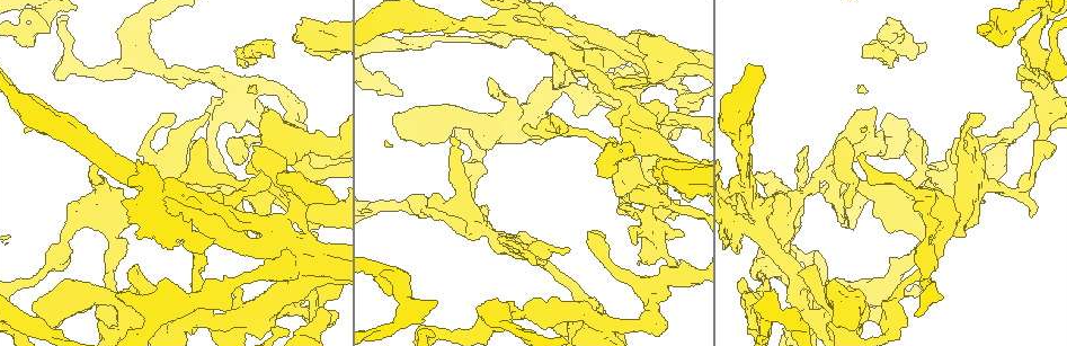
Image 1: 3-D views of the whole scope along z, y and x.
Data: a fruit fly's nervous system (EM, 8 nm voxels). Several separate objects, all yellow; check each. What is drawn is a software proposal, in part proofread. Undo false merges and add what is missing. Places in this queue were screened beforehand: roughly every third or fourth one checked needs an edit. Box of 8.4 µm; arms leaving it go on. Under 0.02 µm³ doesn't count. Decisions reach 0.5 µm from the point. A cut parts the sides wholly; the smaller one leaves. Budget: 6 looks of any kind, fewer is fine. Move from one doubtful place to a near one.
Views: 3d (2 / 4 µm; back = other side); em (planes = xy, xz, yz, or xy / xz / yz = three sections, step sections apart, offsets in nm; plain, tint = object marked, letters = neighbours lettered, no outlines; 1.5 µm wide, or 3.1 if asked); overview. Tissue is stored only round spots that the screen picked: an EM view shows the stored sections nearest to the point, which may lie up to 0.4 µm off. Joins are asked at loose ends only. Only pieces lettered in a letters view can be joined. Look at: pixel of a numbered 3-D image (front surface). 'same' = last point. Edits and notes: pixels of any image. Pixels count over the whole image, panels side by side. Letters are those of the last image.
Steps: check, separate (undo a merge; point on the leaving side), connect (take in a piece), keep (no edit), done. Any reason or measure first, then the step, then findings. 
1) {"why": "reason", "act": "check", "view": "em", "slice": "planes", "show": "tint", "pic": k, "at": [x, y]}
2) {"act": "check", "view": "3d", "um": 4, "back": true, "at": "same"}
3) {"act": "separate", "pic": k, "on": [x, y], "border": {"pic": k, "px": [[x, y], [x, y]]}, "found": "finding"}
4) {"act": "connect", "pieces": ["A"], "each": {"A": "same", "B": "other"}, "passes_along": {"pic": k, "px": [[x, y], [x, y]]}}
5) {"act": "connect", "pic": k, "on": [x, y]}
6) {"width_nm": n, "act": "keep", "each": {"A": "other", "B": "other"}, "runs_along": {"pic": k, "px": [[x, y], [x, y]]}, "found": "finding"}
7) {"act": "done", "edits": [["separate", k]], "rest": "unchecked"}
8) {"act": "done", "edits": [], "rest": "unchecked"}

{"act": "check", "view": "3d", "um": 2, "pic": 1, "at": [641, 261]}

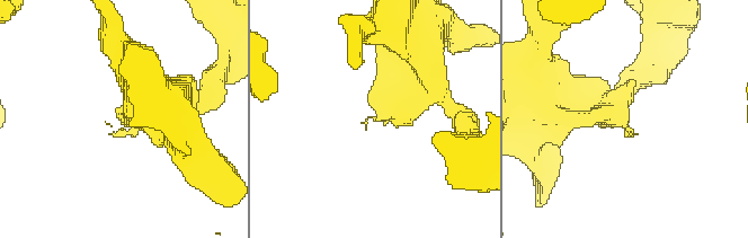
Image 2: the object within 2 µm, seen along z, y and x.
{"act": "check", "view": "em", "slice": "xz", "step": 4, "show": "tint", "pic": 2, "at": [632, 132]}

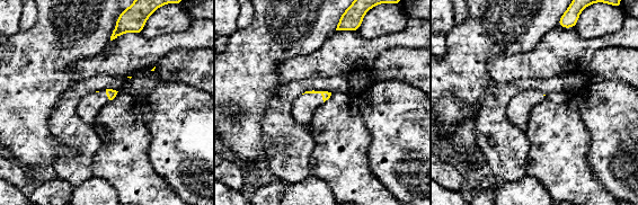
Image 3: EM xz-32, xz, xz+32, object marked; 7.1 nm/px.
{"why": "another direction", "act": "check", "view": "em", "slice": "planes", "show": "letters", "at": "same"}

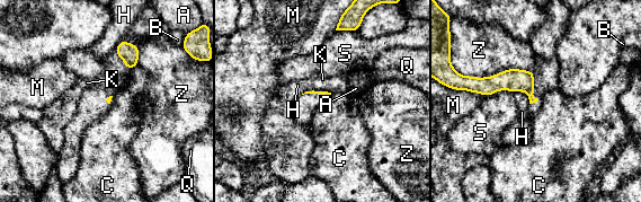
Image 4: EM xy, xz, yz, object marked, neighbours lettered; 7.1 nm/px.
{"act": "keep", "each": {"A": "other", "B": "other", "C": "other", "H": "other", "K": "other", "M": "other", "Q": "other", "S": "other", "Z": "other"}, "runs_along": {"pic": 4, "px": [[472, 88], [521, 84], [532, 99]]}, "found": "no lettered piece goes on from it"}

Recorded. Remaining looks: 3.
{"why": "touches itself", "act": "check", "view": "3d", "um": 4, "pic": 1, "at": [321, 320]}

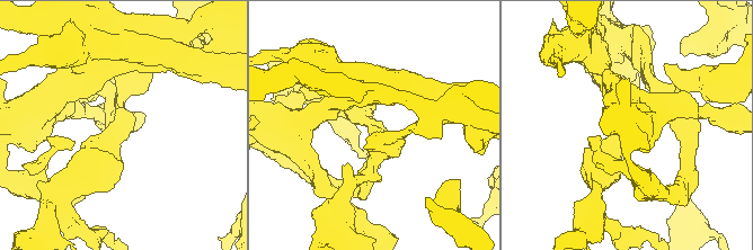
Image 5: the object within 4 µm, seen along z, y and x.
{"why": "shape alone is not enough", "act": "check", "view": "em", "slice": "planes", "show": "tint", "pic": 5, "at": [125, 126]}

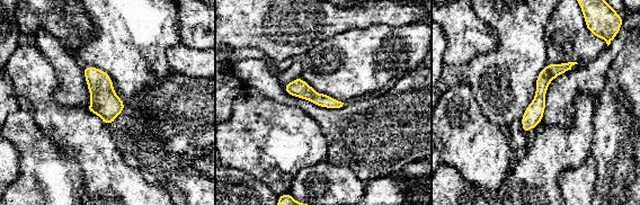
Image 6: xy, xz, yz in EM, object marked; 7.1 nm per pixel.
{"why": "see the neighbours", "act": "check", "view": "em", "slice": "planes", "show": "letters", "at": "same"}

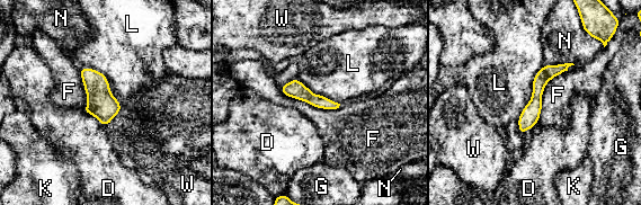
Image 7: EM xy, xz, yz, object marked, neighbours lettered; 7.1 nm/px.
{"act": "keep", "each": {"D": "other", "F": "other", "G": "other", "K": "other", "L": "other", "N": "other", "W": "other"}, "border": {"pic": 7, "px": [[279, 87], [320, 108], [340, 105]]}, "found": "all the same neuron"}

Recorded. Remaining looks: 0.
{"act": "done", "edits": [], "rest": "unchecked"}

